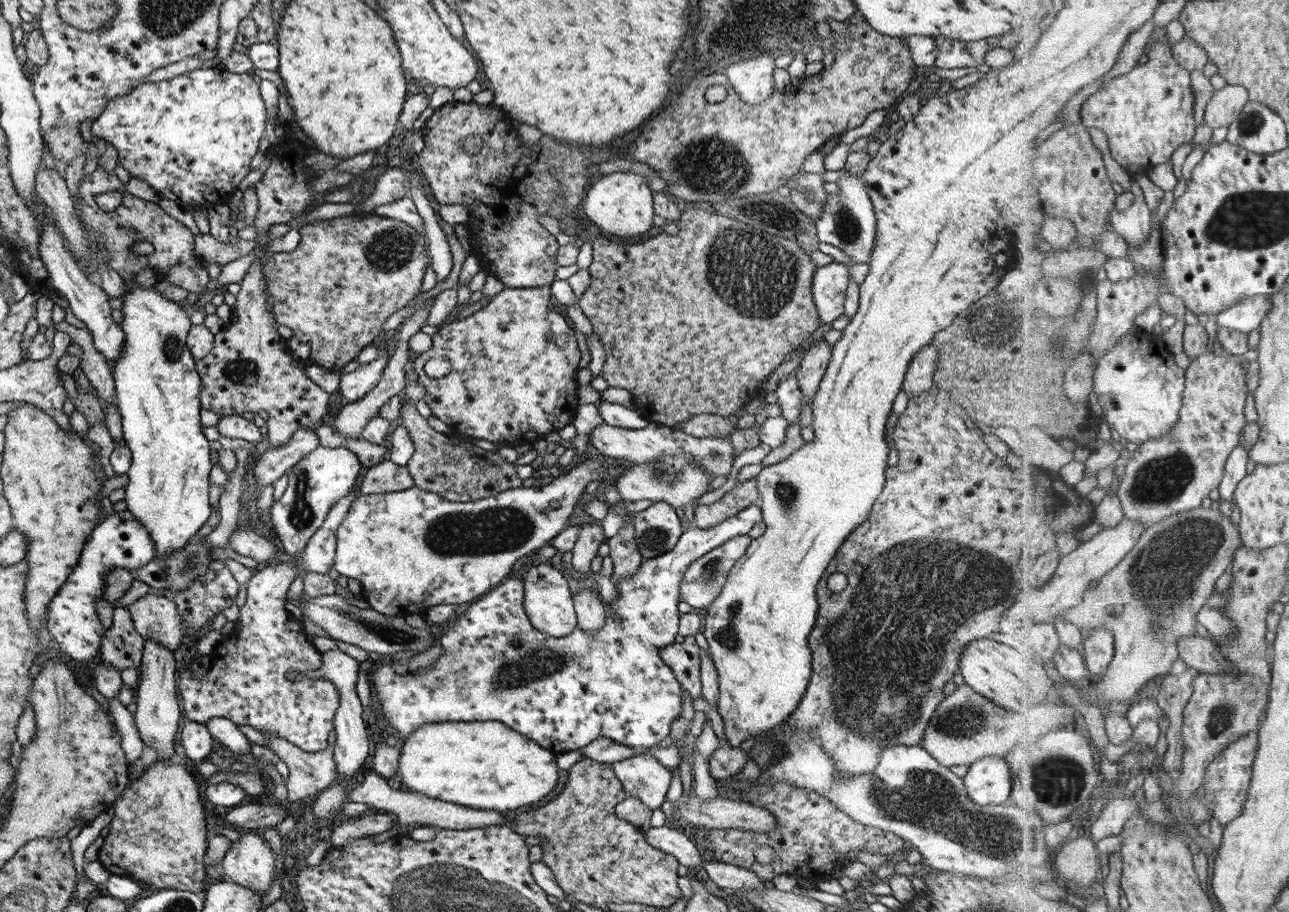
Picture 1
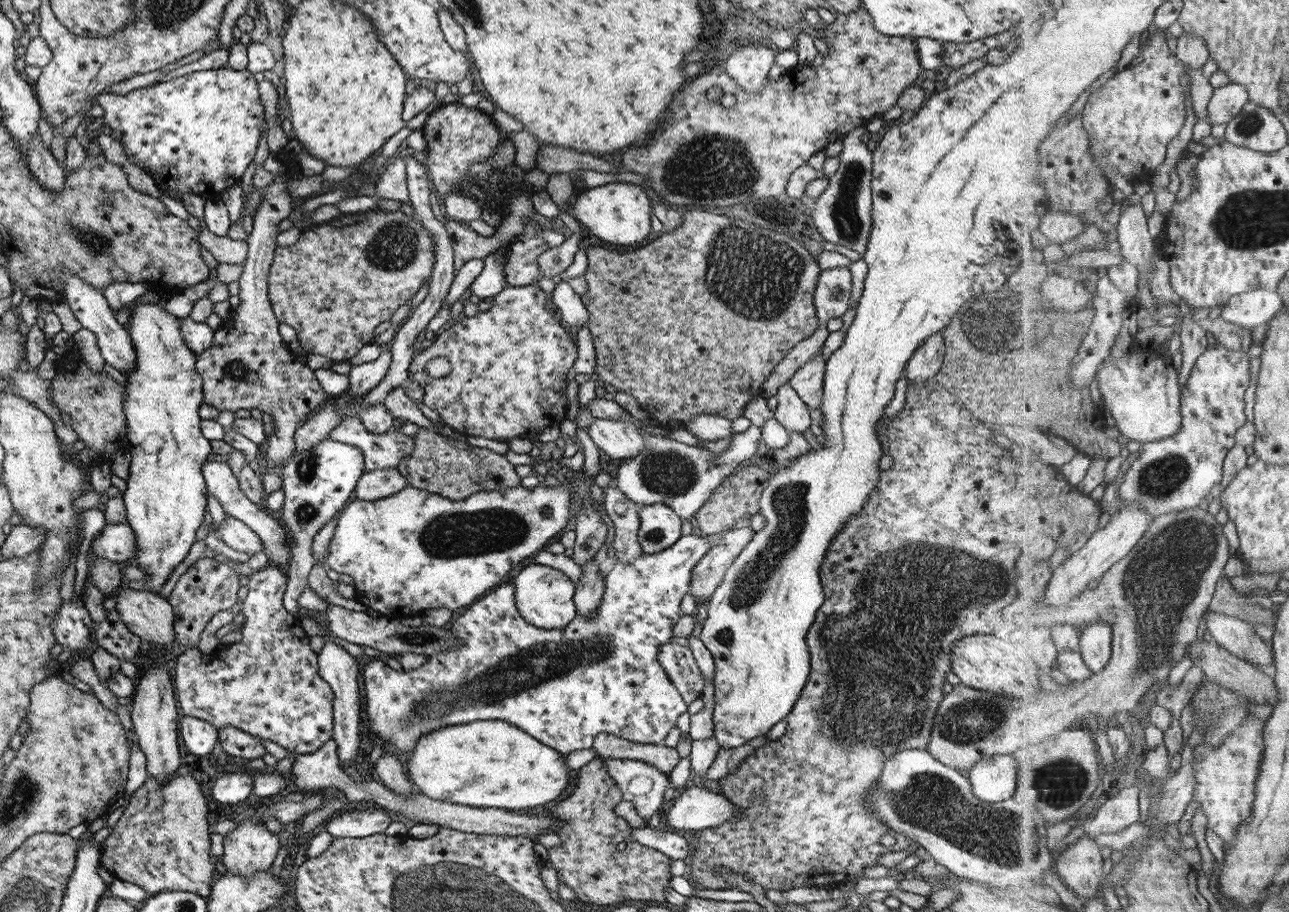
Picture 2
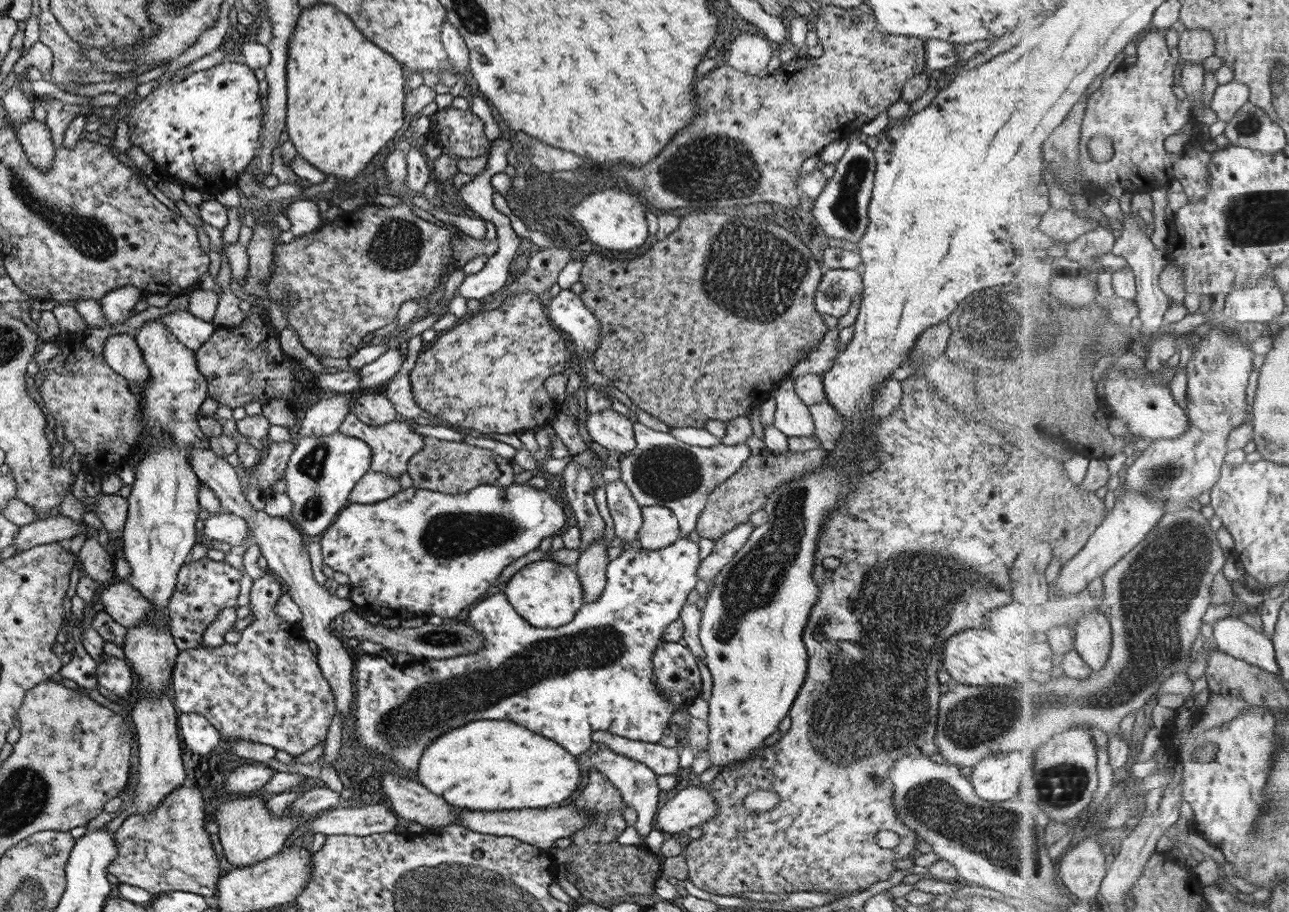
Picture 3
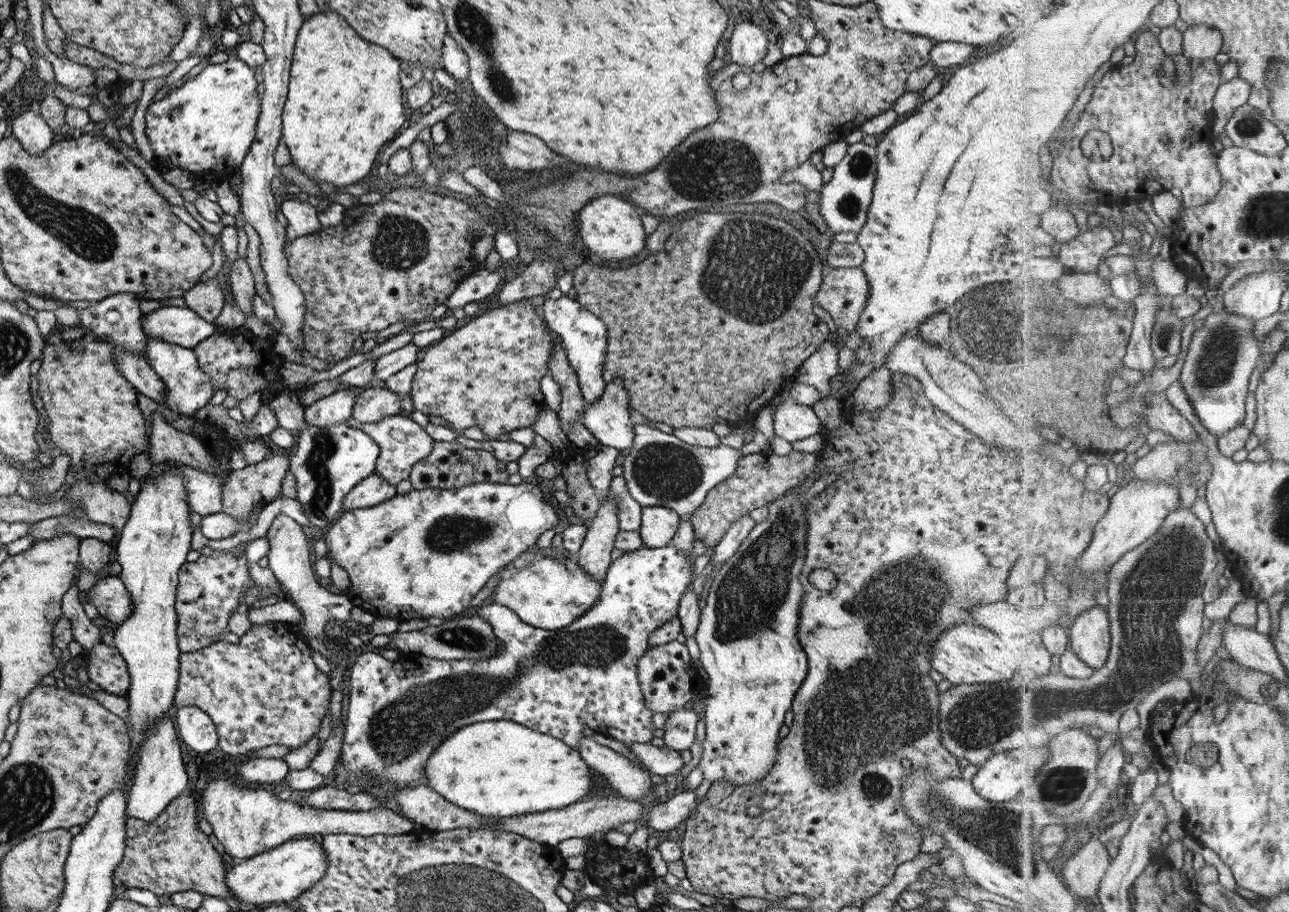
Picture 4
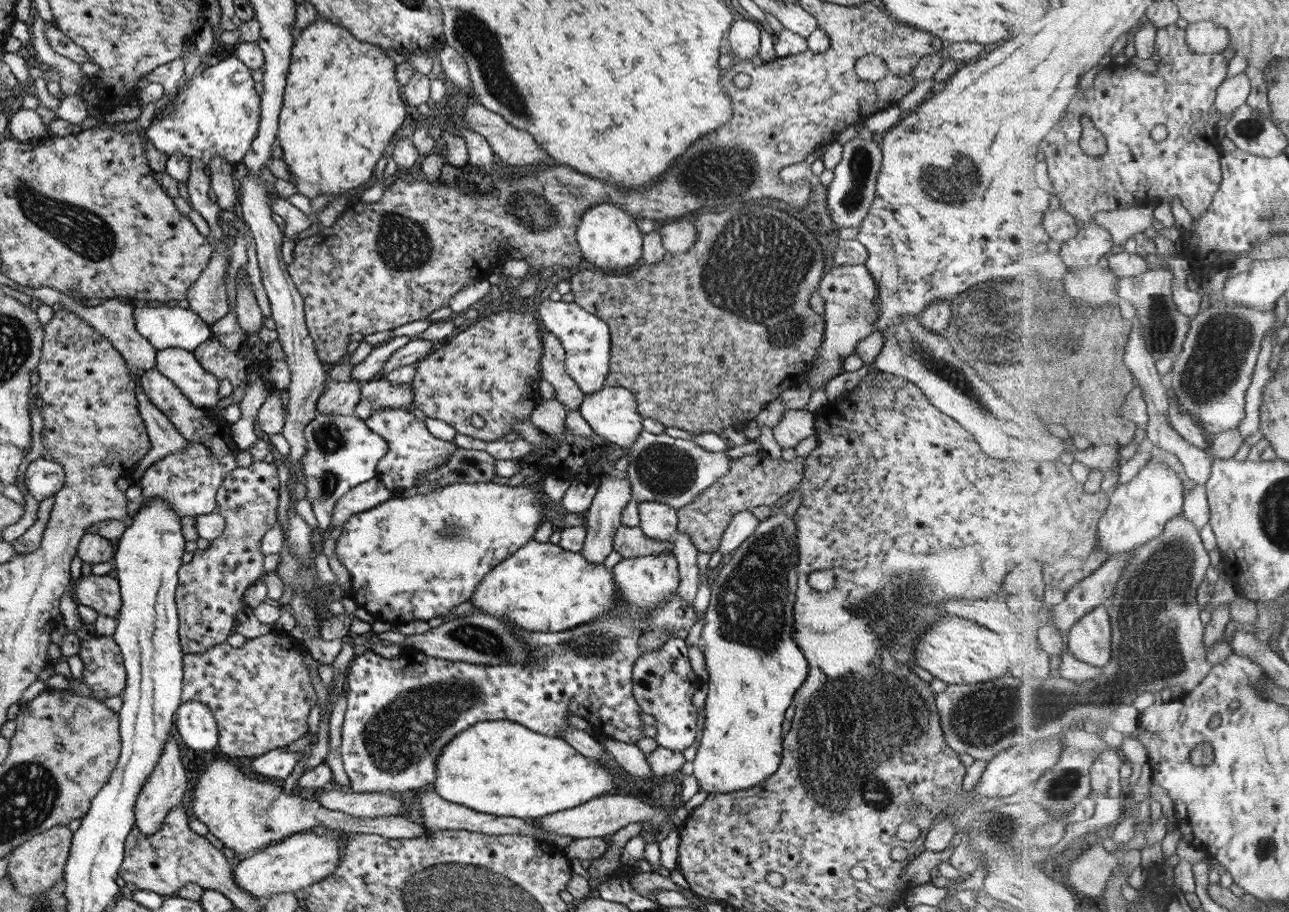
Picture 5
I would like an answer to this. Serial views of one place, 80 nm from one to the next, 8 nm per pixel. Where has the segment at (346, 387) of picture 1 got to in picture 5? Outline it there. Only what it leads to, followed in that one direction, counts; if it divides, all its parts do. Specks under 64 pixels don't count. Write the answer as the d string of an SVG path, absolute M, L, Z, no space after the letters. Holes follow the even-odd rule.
M412 338L407 341L397 352L391 353L389 358L385 360L378 372L378 376L382 377L389 374L395 367L399 368L403 365L411 365L429 354L435 347L439 346L443 339L440 340L421 340Z

